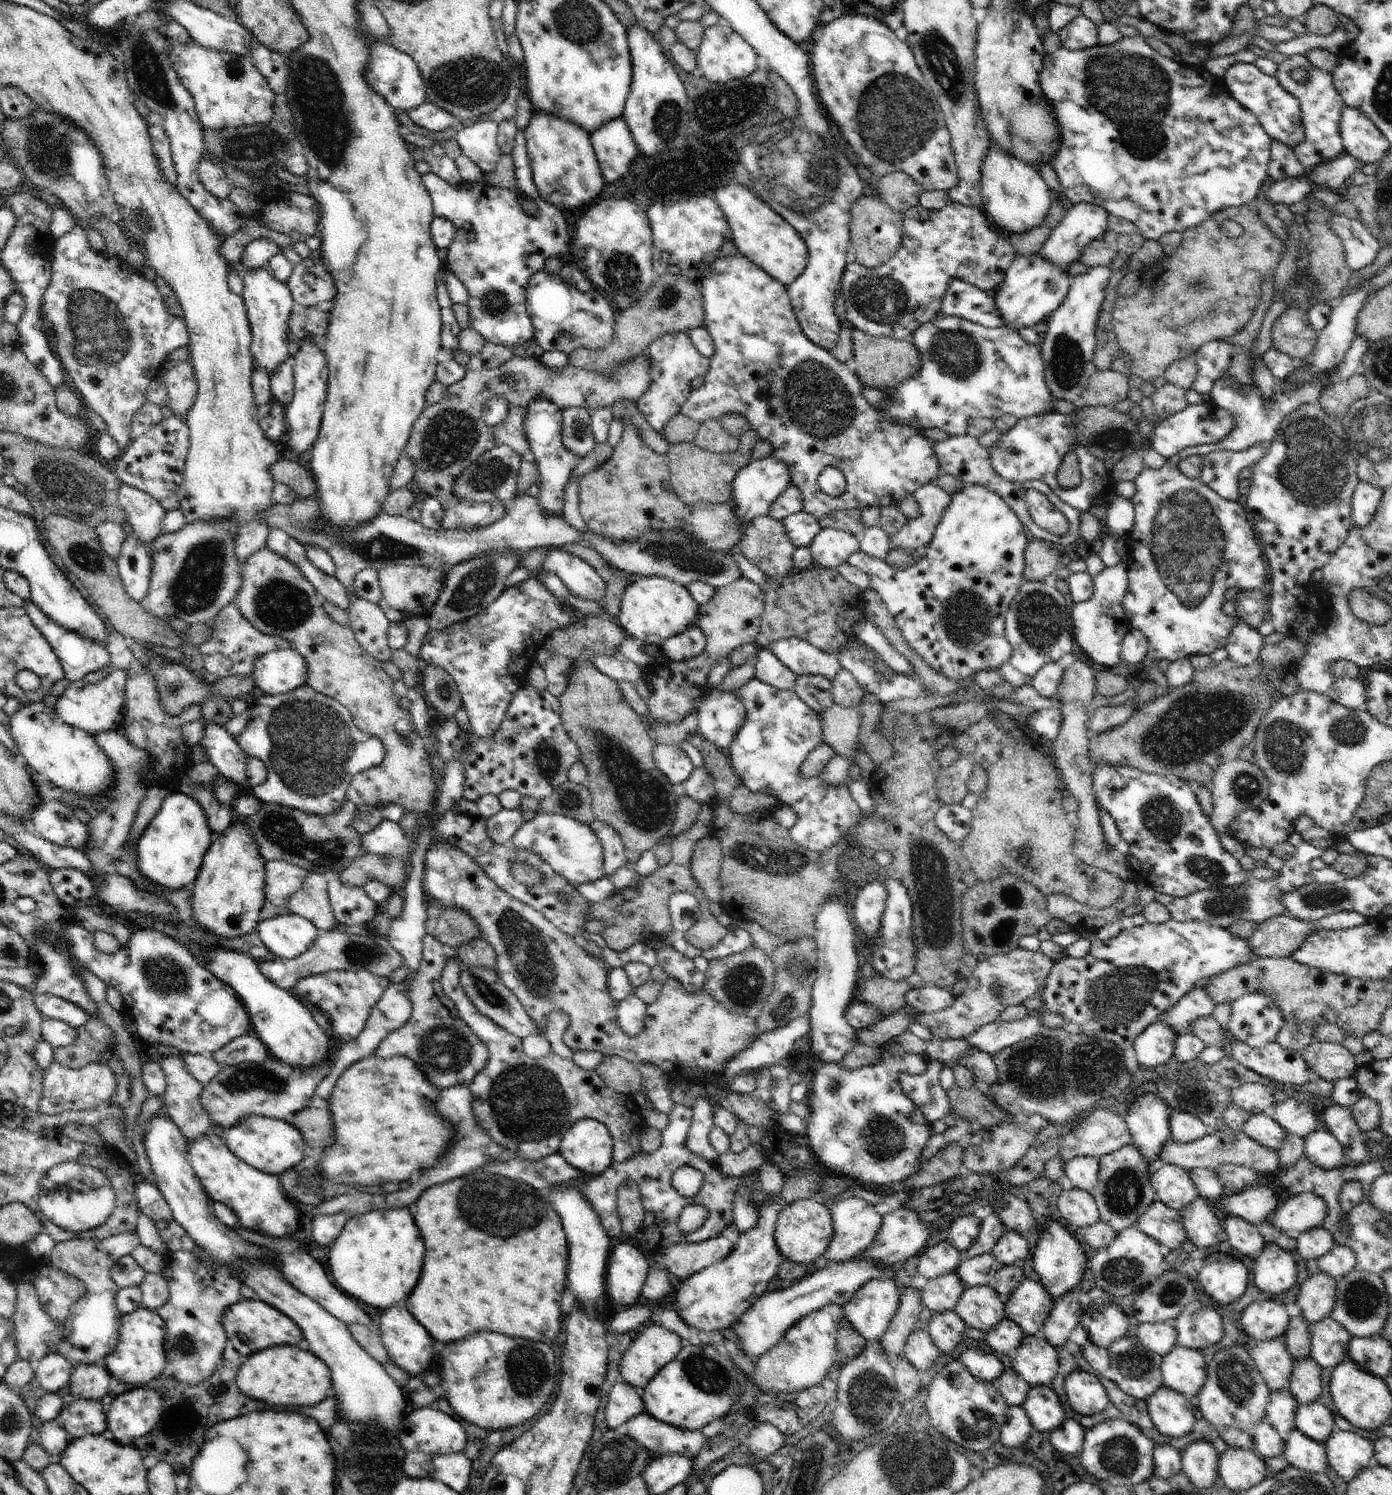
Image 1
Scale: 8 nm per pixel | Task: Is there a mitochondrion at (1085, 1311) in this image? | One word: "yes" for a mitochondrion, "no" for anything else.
no

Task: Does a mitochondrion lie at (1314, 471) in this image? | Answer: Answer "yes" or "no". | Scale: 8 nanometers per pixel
yes

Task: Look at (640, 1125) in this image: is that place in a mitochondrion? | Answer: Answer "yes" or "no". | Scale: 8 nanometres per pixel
no

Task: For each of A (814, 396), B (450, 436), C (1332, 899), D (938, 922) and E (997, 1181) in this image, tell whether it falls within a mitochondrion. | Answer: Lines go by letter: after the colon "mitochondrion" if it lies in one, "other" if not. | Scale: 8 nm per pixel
A: mitochondrion
B: mitochondrion
C: mitochondrion
D: mitochondrion
E: other

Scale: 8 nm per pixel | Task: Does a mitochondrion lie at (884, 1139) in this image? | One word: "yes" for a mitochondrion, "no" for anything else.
yes

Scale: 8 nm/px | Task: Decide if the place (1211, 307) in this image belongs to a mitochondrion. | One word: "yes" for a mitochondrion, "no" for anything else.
yes

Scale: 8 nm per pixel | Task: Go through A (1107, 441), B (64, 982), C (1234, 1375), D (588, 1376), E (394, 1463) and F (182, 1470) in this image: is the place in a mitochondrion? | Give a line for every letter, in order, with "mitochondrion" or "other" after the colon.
A: mitochondrion
B: other
C: mitochondrion
D: other
E: other
F: other

